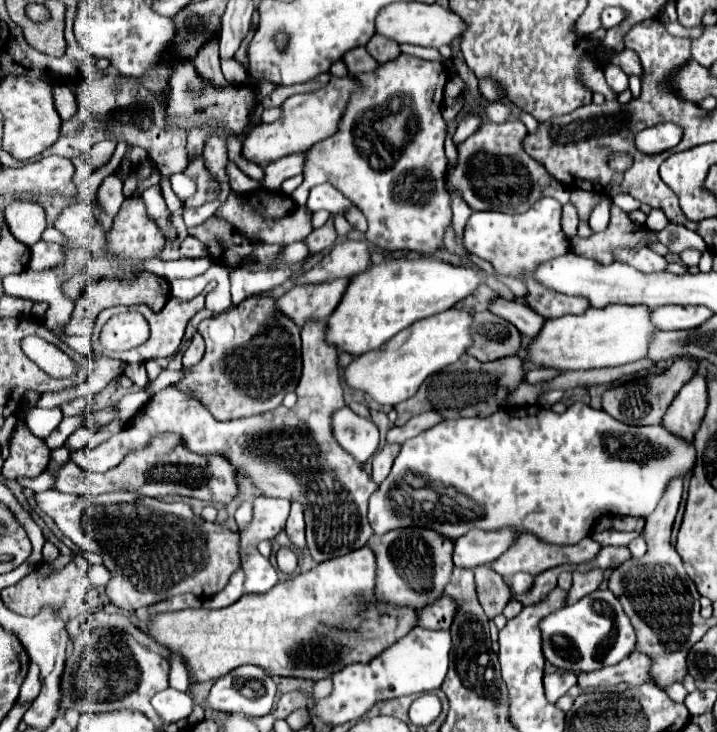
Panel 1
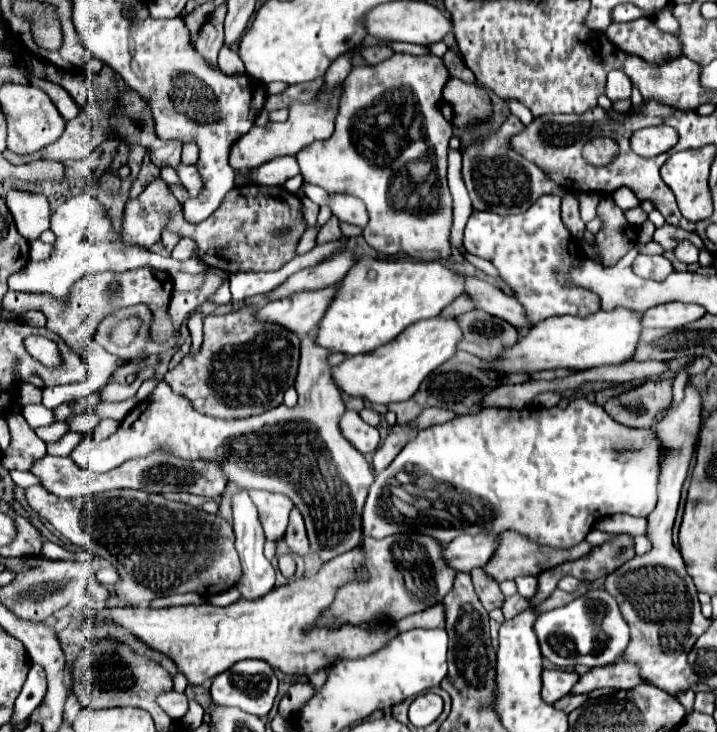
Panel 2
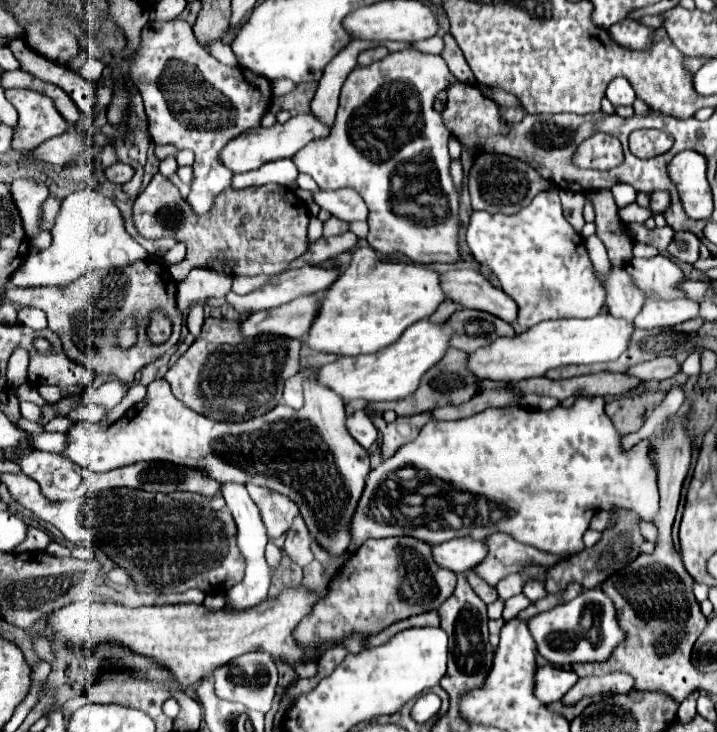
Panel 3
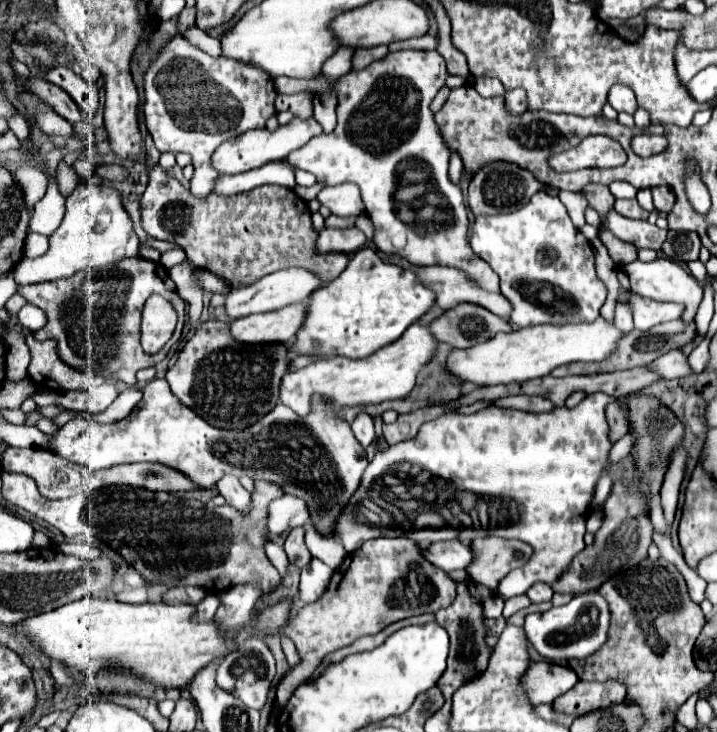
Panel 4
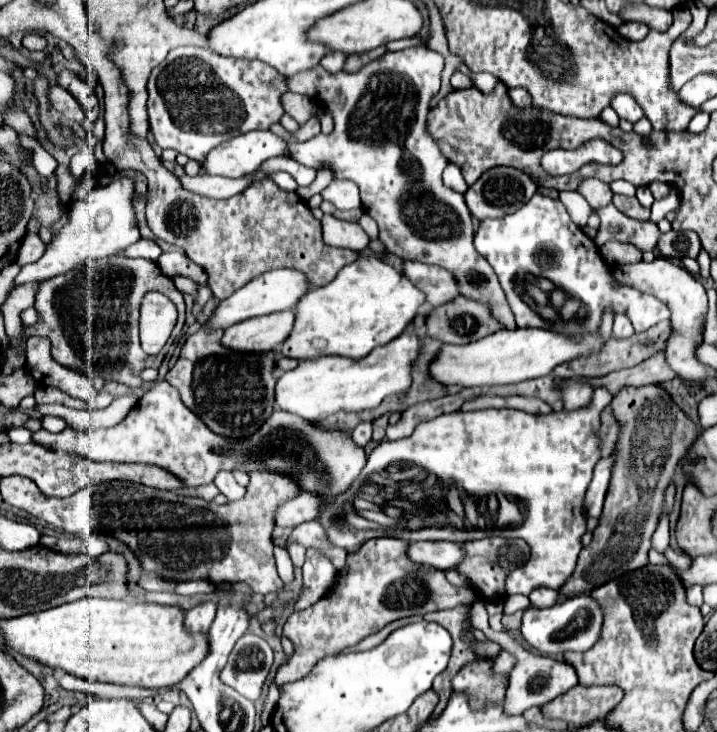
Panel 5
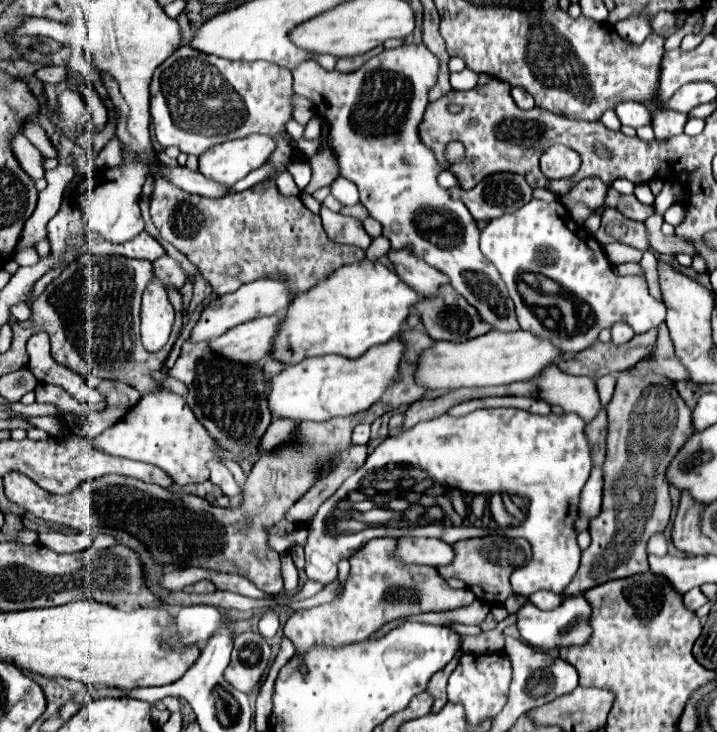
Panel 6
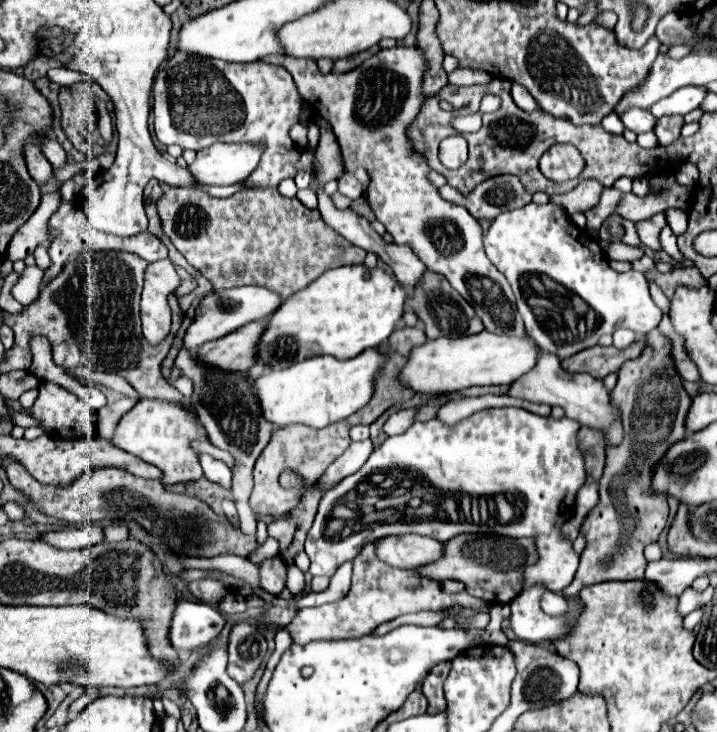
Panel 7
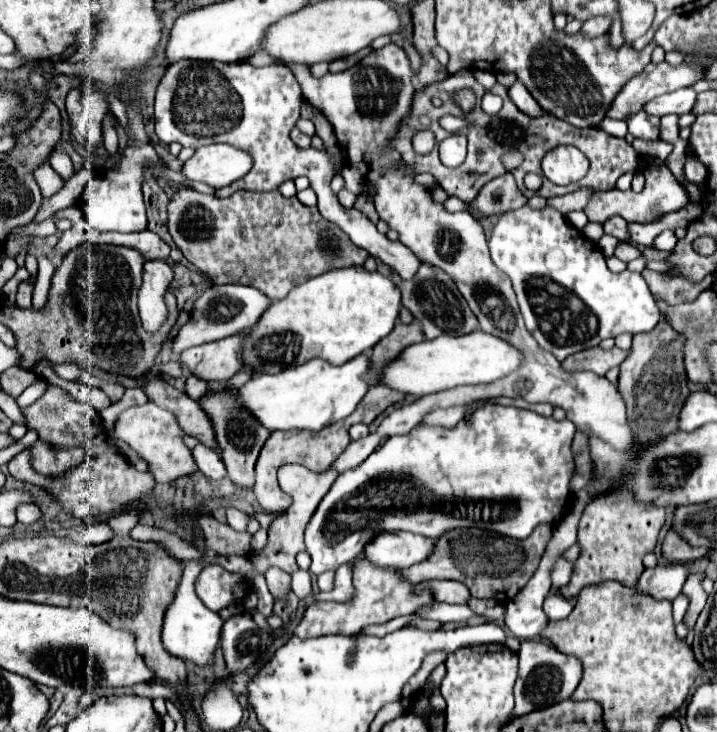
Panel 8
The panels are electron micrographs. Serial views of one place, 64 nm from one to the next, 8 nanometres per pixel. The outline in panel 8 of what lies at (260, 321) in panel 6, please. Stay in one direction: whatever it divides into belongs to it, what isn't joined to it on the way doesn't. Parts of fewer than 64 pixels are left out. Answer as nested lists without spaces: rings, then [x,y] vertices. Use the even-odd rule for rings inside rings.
[[[234,334],[218,342],[190,348],[182,352],[178,360],[182,368],[196,378],[206,380],[210,384],[222,384],[244,368],[240,360],[240,348],[240,334]]]

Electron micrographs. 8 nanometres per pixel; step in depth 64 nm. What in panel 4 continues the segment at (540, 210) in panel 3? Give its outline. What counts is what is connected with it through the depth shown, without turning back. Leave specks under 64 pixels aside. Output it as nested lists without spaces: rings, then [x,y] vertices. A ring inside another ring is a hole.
[[[540,190],[518,212],[476,216],[470,244],[500,276],[500,290],[512,304],[514,326],[578,324],[598,318],[608,290],[596,274],[592,244],[572,224],[558,196]]]

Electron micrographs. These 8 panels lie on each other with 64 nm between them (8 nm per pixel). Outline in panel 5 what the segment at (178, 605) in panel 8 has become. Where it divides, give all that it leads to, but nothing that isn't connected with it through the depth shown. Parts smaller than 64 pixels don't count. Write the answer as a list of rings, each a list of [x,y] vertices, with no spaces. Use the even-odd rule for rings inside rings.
[[[206,602],[206,604],[200,604],[192,610],[186,612],[184,616],[184,628],[188,632],[202,632],[206,634],[210,630],[210,624],[214,622],[214,616],[216,616],[216,604],[212,602]]]

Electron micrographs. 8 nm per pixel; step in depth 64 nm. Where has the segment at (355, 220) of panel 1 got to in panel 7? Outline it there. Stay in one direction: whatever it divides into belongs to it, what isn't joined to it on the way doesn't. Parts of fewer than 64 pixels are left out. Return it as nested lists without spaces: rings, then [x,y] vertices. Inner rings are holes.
[[[344,172],[344,174],[338,178],[338,190],[340,190],[344,196],[352,198],[352,200],[356,200],[358,196],[362,196],[362,184],[358,184],[358,180],[354,180],[354,176],[350,176],[348,172]]]

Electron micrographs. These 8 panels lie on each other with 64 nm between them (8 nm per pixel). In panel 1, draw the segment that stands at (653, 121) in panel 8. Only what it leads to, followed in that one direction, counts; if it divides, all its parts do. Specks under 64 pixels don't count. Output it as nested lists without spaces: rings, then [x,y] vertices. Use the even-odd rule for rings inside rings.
[[[608,66],[608,68],[604,68],[604,74],[606,74],[606,82],[612,92],[620,94],[620,92],[628,90],[628,74],[624,74],[620,66]]]

